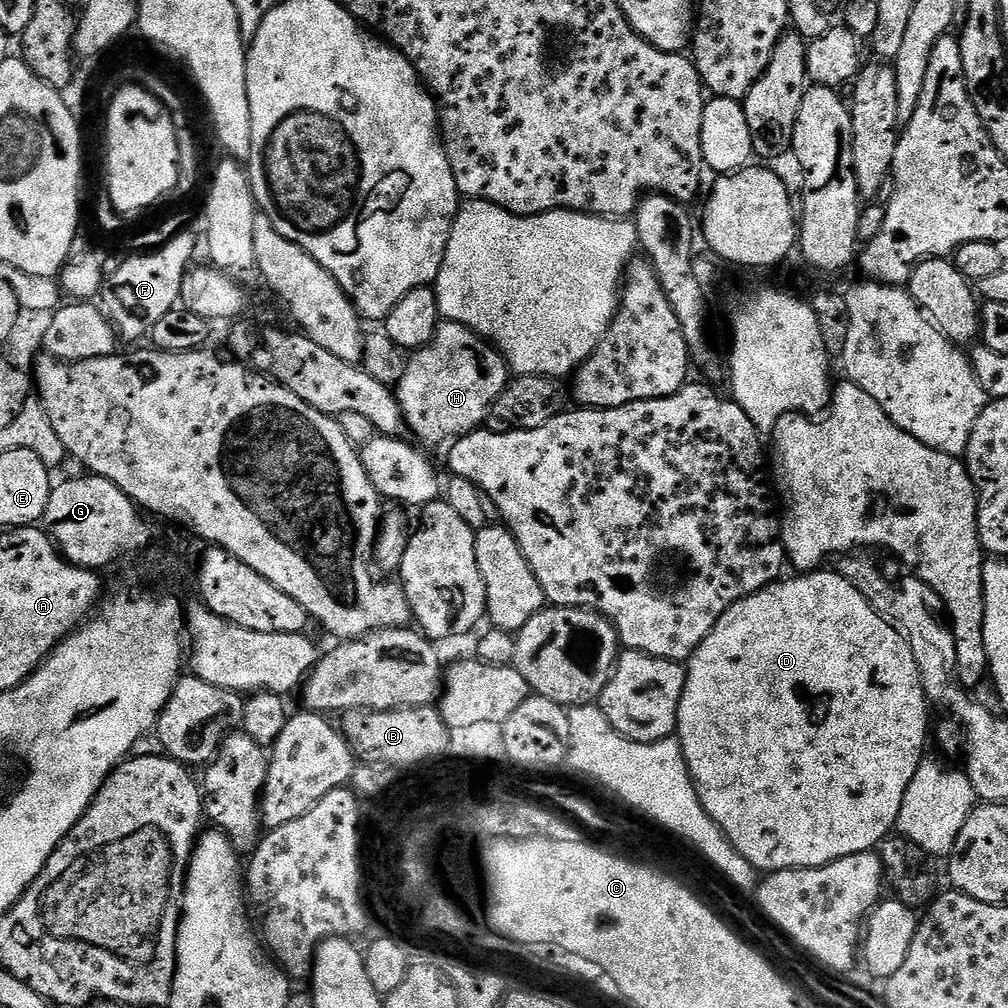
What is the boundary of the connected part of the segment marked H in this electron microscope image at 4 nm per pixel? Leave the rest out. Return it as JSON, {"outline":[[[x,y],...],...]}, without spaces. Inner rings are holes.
{"outline":[[[441,322],[436,326],[434,338],[426,346],[415,349],[407,357],[400,383],[395,385],[396,400],[404,412],[407,431],[417,436],[421,445],[444,444],[461,436],[475,432],[493,411],[500,395],[510,383],[510,369],[507,360],[482,336],[477,336],[466,326],[451,322]]]}

